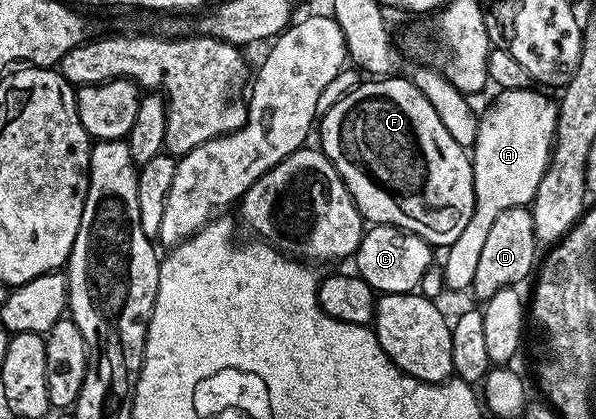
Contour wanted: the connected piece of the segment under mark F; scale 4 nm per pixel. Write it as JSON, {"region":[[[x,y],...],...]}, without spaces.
{"region":[[[384,75],[379,79],[365,80],[357,89],[351,89],[346,96],[338,99],[338,103],[334,103],[334,107],[327,109],[319,118],[318,145],[330,163],[334,163],[365,222],[393,225],[418,235],[433,247],[447,247],[455,243],[474,213],[472,159],[469,150],[450,139],[450,131],[442,127],[438,111],[430,107],[430,99],[418,91],[411,79],[400,76]]]}

